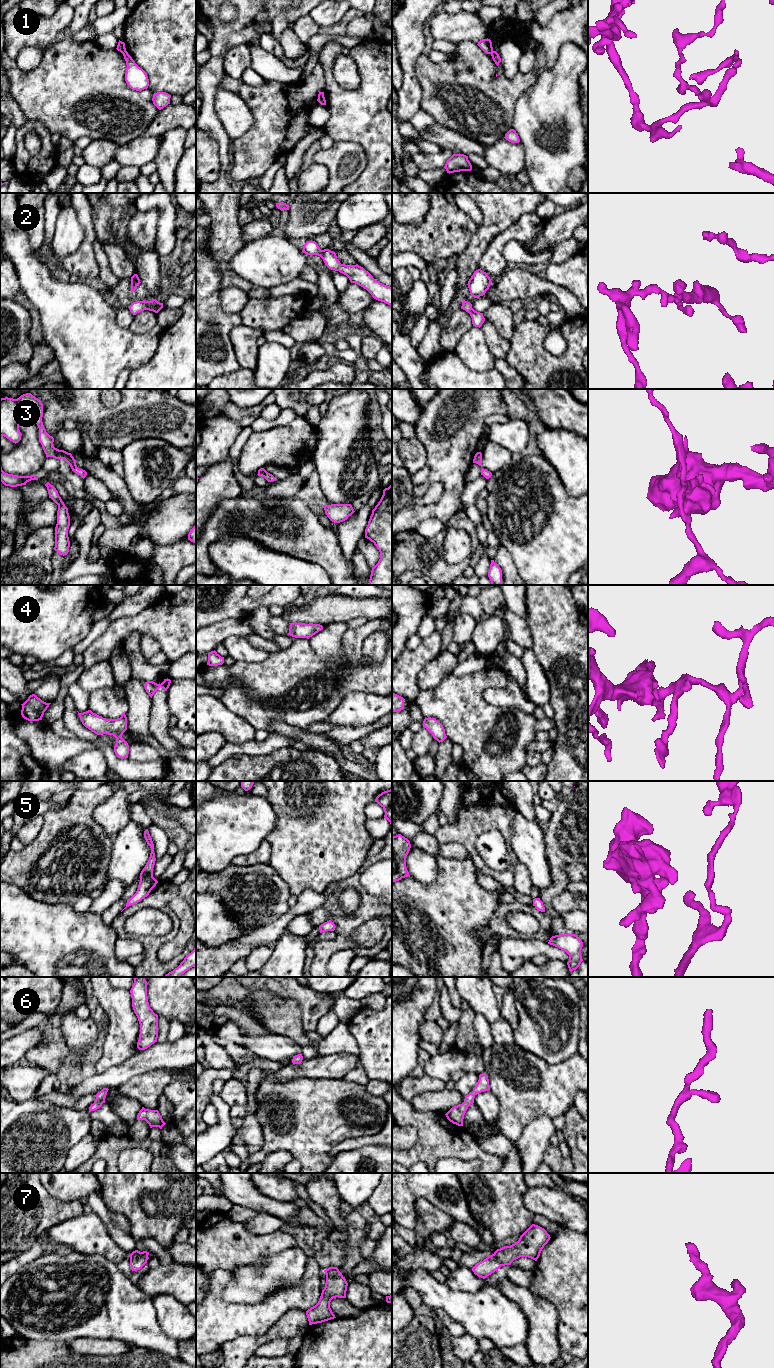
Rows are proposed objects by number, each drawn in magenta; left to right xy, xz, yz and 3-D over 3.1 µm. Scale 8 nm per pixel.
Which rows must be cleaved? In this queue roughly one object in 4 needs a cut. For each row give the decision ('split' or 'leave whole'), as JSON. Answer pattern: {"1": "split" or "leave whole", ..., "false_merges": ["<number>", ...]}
{"1": "split", "2": "leave whole", "3": "leave whole", "4": "leave whole", "5": "leave whole", "6": "leave whole", "7": "leave whole", "false_merges": ["1"]}

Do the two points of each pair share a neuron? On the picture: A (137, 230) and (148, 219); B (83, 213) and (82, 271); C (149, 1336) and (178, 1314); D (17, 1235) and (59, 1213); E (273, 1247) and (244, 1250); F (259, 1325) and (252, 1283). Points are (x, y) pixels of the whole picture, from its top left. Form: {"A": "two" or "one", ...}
{"A": "one", "B": "one", "C": "two", "D": "one", "E": "one", "F": "two"}

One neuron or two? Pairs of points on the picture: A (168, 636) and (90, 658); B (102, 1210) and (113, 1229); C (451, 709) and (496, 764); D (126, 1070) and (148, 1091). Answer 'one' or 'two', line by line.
A: one
B: one
C: one
D: two

